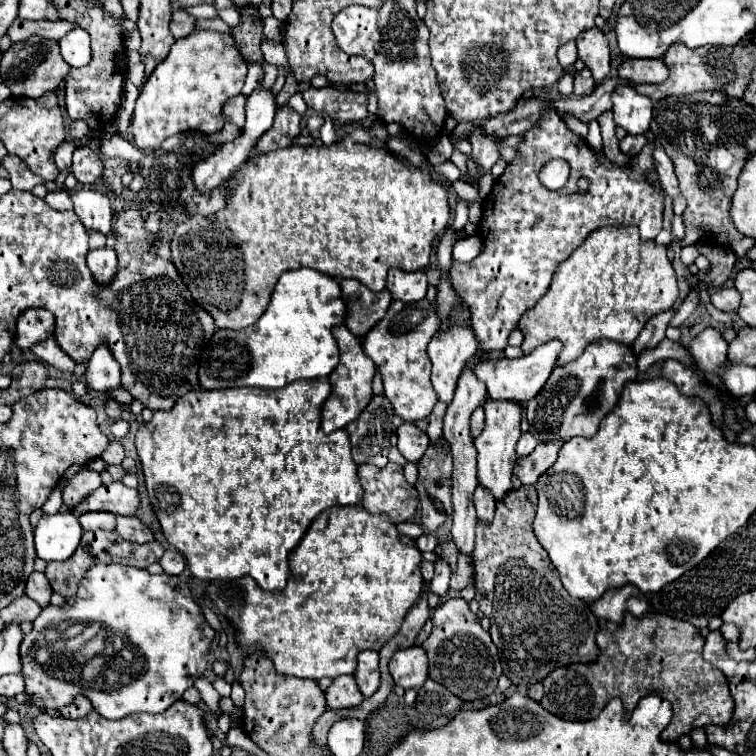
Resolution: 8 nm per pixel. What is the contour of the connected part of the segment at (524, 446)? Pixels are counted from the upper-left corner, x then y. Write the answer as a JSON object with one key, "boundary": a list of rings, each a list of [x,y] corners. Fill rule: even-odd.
{"boundary":[[[530,432],[522,434],[522,436],[520,436],[520,440],[518,440],[518,444],[516,444],[516,456],[518,456],[518,458],[528,456],[528,454],[536,448],[536,444],[538,444],[538,440],[536,440]]]}

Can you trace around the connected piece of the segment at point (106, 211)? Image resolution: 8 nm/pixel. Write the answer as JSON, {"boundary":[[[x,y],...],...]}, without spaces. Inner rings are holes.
{"boundary":[[[76,190],[70,192],[70,200],[74,204],[74,212],[82,220],[88,230],[100,230],[108,234],[112,222],[112,208],[110,200],[104,192],[98,190]]]}

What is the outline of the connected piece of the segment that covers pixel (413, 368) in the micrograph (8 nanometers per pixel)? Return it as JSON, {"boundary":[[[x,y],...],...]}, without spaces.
{"boundary":[[[428,298],[412,304],[394,300],[386,316],[364,338],[364,350],[382,374],[384,394],[390,400],[396,416],[400,416],[406,422],[428,418],[434,404],[438,402],[430,382],[430,358],[426,354],[428,342],[438,332],[438,322],[440,318],[436,304]]]}

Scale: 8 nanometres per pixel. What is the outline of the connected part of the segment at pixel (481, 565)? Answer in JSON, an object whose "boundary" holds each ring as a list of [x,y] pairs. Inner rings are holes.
{"boundary":[[[522,486],[518,490],[510,490],[498,504],[496,516],[492,522],[482,524],[476,522],[476,546],[472,554],[474,564],[474,586],[476,600],[480,604],[480,612],[490,620],[490,636],[498,648],[498,656],[502,660],[502,672],[514,686],[530,686],[542,682],[552,670],[560,666],[568,666],[572,662],[588,662],[596,644],[598,620],[590,614],[586,602],[572,598],[562,586],[554,564],[550,562],[546,550],[534,538],[532,520],[536,516],[536,488]]]}

